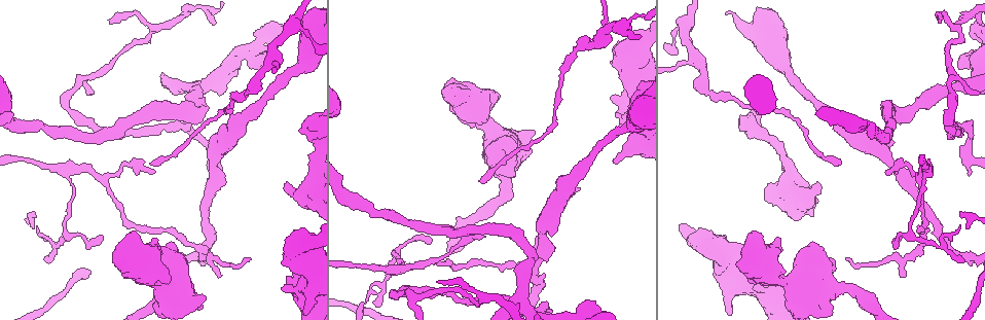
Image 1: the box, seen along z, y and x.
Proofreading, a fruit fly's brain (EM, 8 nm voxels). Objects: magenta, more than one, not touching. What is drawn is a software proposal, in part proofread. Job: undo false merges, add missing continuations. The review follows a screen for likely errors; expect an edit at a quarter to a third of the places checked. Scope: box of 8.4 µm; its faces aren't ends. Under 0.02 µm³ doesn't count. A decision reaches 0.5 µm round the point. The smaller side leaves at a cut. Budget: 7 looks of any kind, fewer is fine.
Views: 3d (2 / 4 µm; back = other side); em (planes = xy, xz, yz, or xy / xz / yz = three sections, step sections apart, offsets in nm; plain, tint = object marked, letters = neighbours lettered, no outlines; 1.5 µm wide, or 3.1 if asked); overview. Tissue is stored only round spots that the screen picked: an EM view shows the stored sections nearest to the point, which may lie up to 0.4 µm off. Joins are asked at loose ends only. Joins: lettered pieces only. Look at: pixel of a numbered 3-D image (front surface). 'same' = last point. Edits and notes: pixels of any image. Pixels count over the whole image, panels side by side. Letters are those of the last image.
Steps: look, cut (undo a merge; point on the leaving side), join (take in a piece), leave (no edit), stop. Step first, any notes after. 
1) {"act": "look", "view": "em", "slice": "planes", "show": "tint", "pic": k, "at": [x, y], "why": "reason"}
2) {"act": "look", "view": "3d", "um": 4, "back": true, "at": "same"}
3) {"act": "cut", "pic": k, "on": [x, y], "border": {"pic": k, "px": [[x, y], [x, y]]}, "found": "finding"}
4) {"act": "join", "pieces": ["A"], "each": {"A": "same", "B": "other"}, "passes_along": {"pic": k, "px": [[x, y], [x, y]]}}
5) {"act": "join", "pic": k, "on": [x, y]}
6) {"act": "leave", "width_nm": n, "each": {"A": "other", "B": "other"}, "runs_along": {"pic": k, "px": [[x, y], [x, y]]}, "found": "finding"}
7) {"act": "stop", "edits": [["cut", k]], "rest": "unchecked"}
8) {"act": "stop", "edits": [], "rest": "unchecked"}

{"act": "look", "view": "em", "slice": "xz", "step": 8, "show": "letters", "pic": 1, "at": [110, 19], "why": "an open end"}

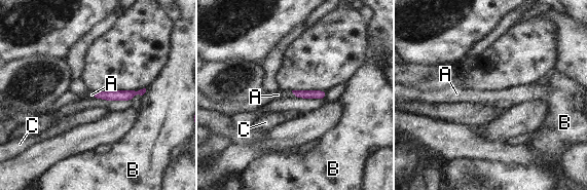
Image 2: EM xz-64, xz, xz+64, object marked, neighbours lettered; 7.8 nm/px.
{"act": "leave", "each": {"A": "other", "B": "other", "C": "other"}, "found": "no lettered piece goes on from it"}

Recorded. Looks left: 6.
{"act": "look", "view": "3d", "um": 2, "pic": 1, "at": [527, 306], "why": "arms part here"}

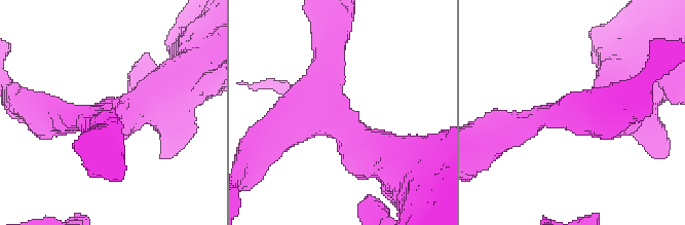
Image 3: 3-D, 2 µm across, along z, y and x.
{"act": "look", "view": "em", "slice": "planes", "show": "letters", "pic": 3, "at": [337, 116], "why": "shape alone is not enough"}

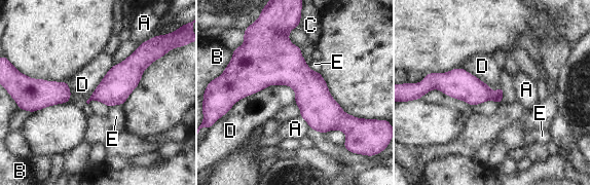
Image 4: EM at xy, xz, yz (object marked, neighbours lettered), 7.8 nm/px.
{"act": "leave", "width_nm": 240, "each": {"A": "other", "B": "other", "C": "other", "D": "other", "E": "other"}, "border": {"pic": 4, "px": [[295, 91], [268, 85], [235, 103]]}, "found": "one cell here"}

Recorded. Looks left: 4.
{"act": "look", "view": "3d", "um": 4, "pic": 1, "at": [222, 275], "why": "an open end"}

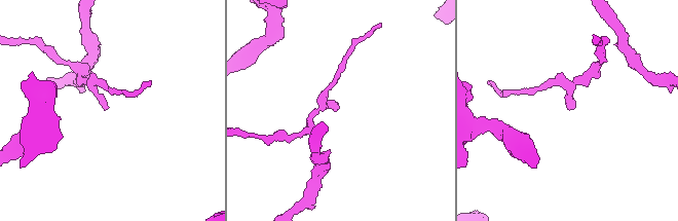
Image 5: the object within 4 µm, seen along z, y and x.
{"act": "look", "view": "em", "slice": "yz", "step": 4, "show": "letters", "pic": 5, "at": [106, 109]}

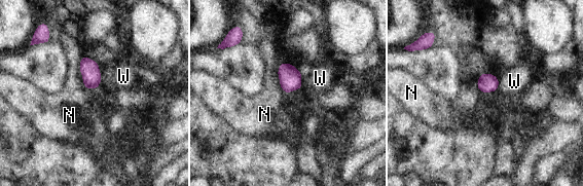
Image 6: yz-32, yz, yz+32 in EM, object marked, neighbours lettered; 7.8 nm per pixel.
{"act": "look", "view": "em", "slice": "planes", "show": "letters", "at": "same"}

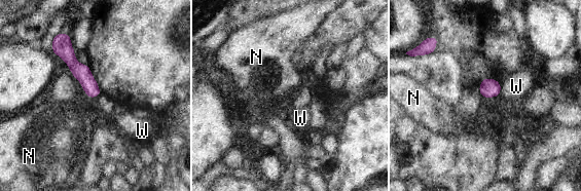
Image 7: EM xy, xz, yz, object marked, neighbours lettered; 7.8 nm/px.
{"act": "leave", "each": {"N": "other", "W": "other"}, "border": {"pic": 7, "px": [[478, 88], [482, 98]]}, "found": "no lettered piece goes on from it"}

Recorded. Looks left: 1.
{"act": "stop", "edits": [], "rest": "unchecked"}

